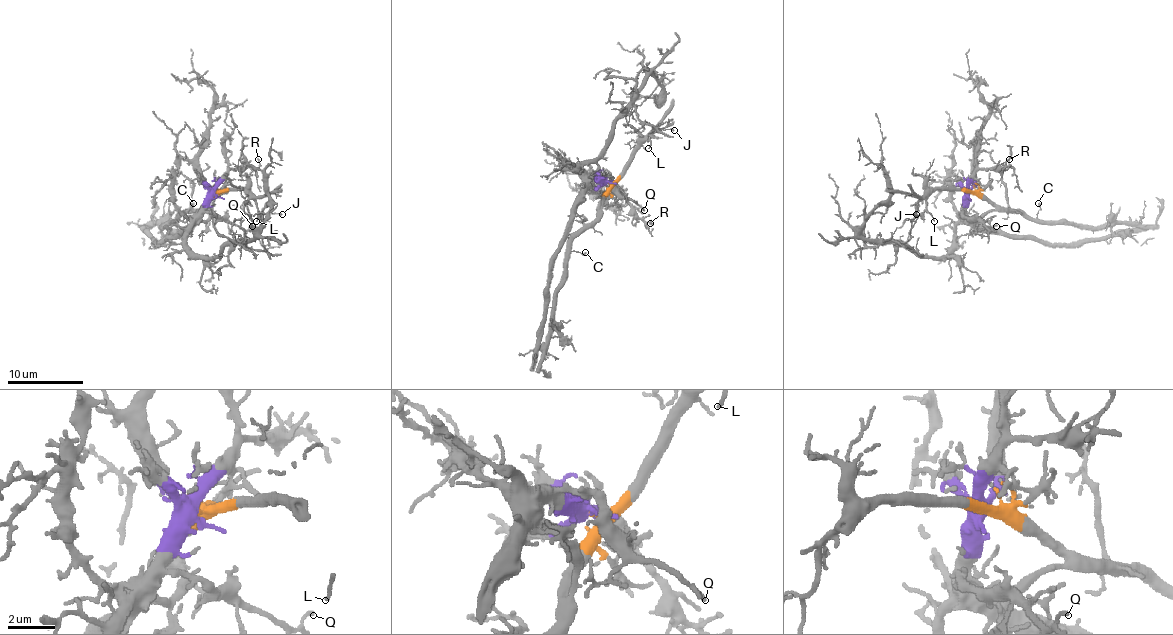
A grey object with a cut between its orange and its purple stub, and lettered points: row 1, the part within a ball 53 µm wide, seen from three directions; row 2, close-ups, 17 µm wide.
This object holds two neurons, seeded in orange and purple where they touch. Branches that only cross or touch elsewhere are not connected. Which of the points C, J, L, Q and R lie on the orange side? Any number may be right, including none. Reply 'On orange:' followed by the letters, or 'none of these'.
On orange: C, J, L

